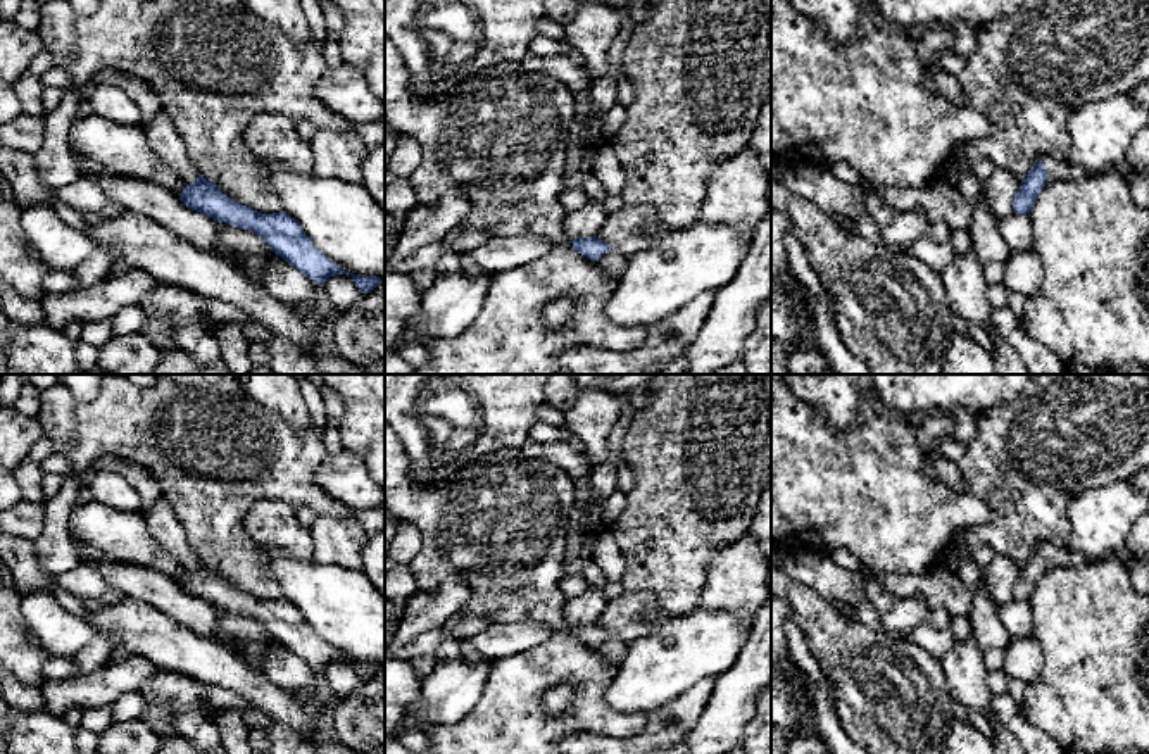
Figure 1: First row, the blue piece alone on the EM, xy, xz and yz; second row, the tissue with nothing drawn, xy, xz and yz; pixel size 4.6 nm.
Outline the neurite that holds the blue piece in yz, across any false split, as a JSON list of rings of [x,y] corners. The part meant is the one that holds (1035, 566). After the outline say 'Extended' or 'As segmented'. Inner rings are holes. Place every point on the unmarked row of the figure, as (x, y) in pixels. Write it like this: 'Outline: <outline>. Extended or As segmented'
Outline: [[[1066,545],[1039,547],[1032,552],[1020,576],[1013,585],[1014,600],[1028,600],[1049,566],[1075,566],[1082,568],[1090,561],[1080,552],[1070,550]]]. Extended

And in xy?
Outline: [[[90,500],[90,502],[86,502],[86,504],[83,504],[83,506],[76,506],[76,507],[72,509],[72,512],[71,512],[71,516],[69,516],[69,537],[71,537],[72,544],[79,544],[79,545],[88,547],[88,549],[93,549],[93,550],[97,550],[97,552],[100,552],[100,554],[105,554],[109,559],[112,559],[112,561],[116,561],[116,562],[122,562],[122,564],[131,564],[131,566],[140,566],[140,568],[150,568],[150,569],[162,571],[162,573],[166,573],[169,578],[176,580],[176,581],[181,585],[181,588],[183,588],[188,595],[197,597],[197,599],[200,599],[200,600],[205,600],[205,602],[212,604],[216,609],[226,609],[226,611],[231,611],[231,613],[236,613],[236,614],[243,614],[243,616],[248,616],[248,618],[255,619],[257,623],[261,623],[261,625],[273,635],[273,638],[274,638],[276,642],[279,642],[281,645],[285,645],[290,652],[293,652],[295,656],[298,656],[302,661],[305,661],[305,663],[307,663],[309,666],[312,666],[316,671],[319,671],[319,669],[324,671],[324,668],[330,666],[330,664],[335,663],[335,661],[350,661],[352,666],[355,668],[357,675],[359,675],[362,680],[367,680],[367,678],[374,676],[374,675],[381,669],[381,664],[352,661],[350,657],[342,656],[338,650],[335,650],[330,644],[326,644],[326,642],[312,630],[312,626],[305,621],[305,618],[304,618],[302,613],[297,609],[297,606],[292,604],[292,602],[288,602],[285,597],[279,597],[279,599],[274,599],[274,600],[262,600],[262,599],[259,599],[259,597],[254,597],[252,594],[247,594],[247,592],[243,592],[243,590],[240,590],[240,588],[236,588],[236,587],[226,583],[216,569],[212,569],[210,566],[204,564],[202,561],[198,561],[198,564],[197,564],[195,569],[186,571],[186,569],[181,566],[181,562],[179,562],[178,559],[174,559],[174,557],[150,535],[148,526],[147,526],[145,519],[143,519],[141,511],[135,511],[135,512],[131,512],[131,511],[121,511],[121,509],[112,509],[112,507],[109,507],[109,506],[105,506],[105,504],[100,504],[100,502]]]. Extended

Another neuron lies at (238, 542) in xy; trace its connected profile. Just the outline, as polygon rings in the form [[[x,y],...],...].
[[[104,374],[98,397],[91,402],[78,402],[60,380],[38,399],[41,407],[36,419],[43,437],[66,457],[72,474],[107,454],[143,466],[159,483],[195,556],[226,583],[262,600],[279,599],[281,588],[273,580],[266,550],[243,528],[254,502],[283,500],[295,511],[309,507],[331,516],[357,512],[333,500],[316,483],[316,473],[328,457],[321,433],[297,430],[250,395],[224,395],[169,380],[138,388],[126,374]]]

